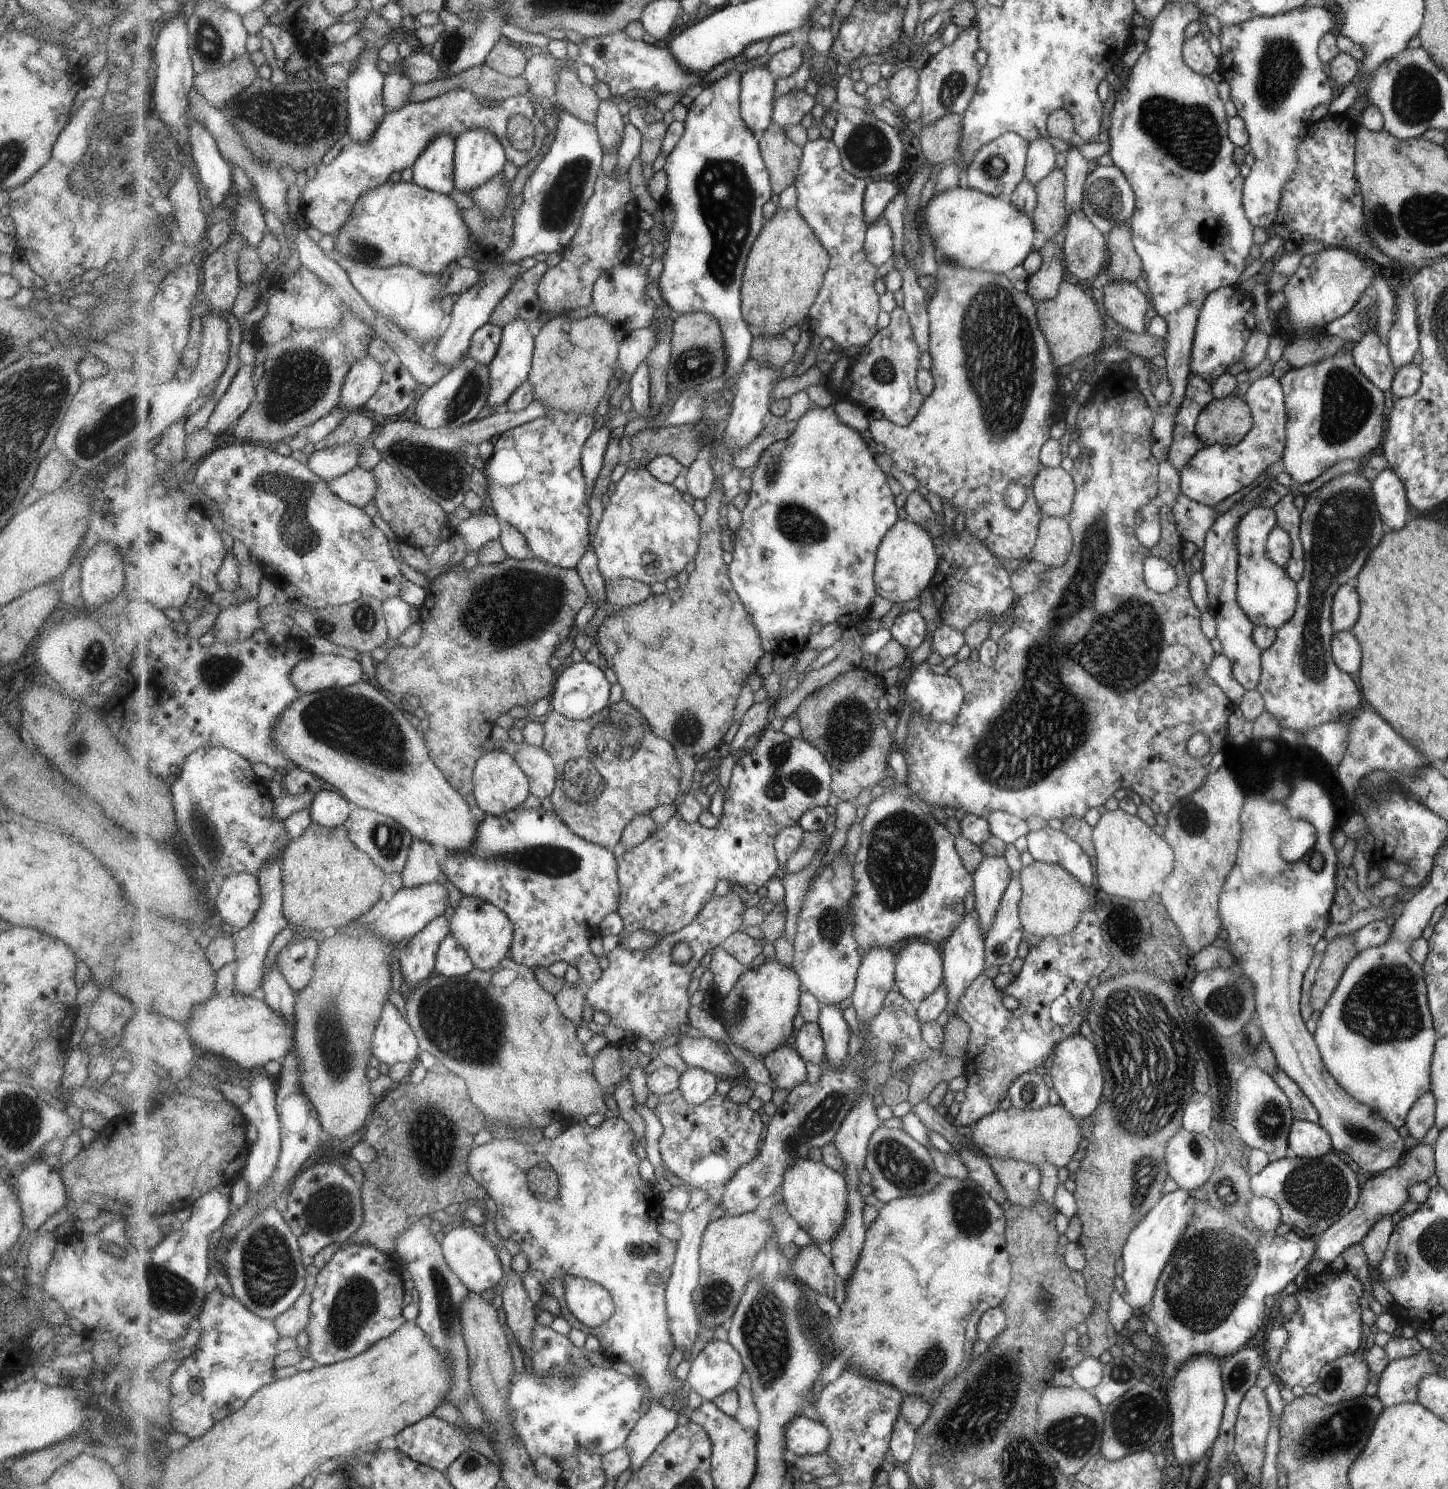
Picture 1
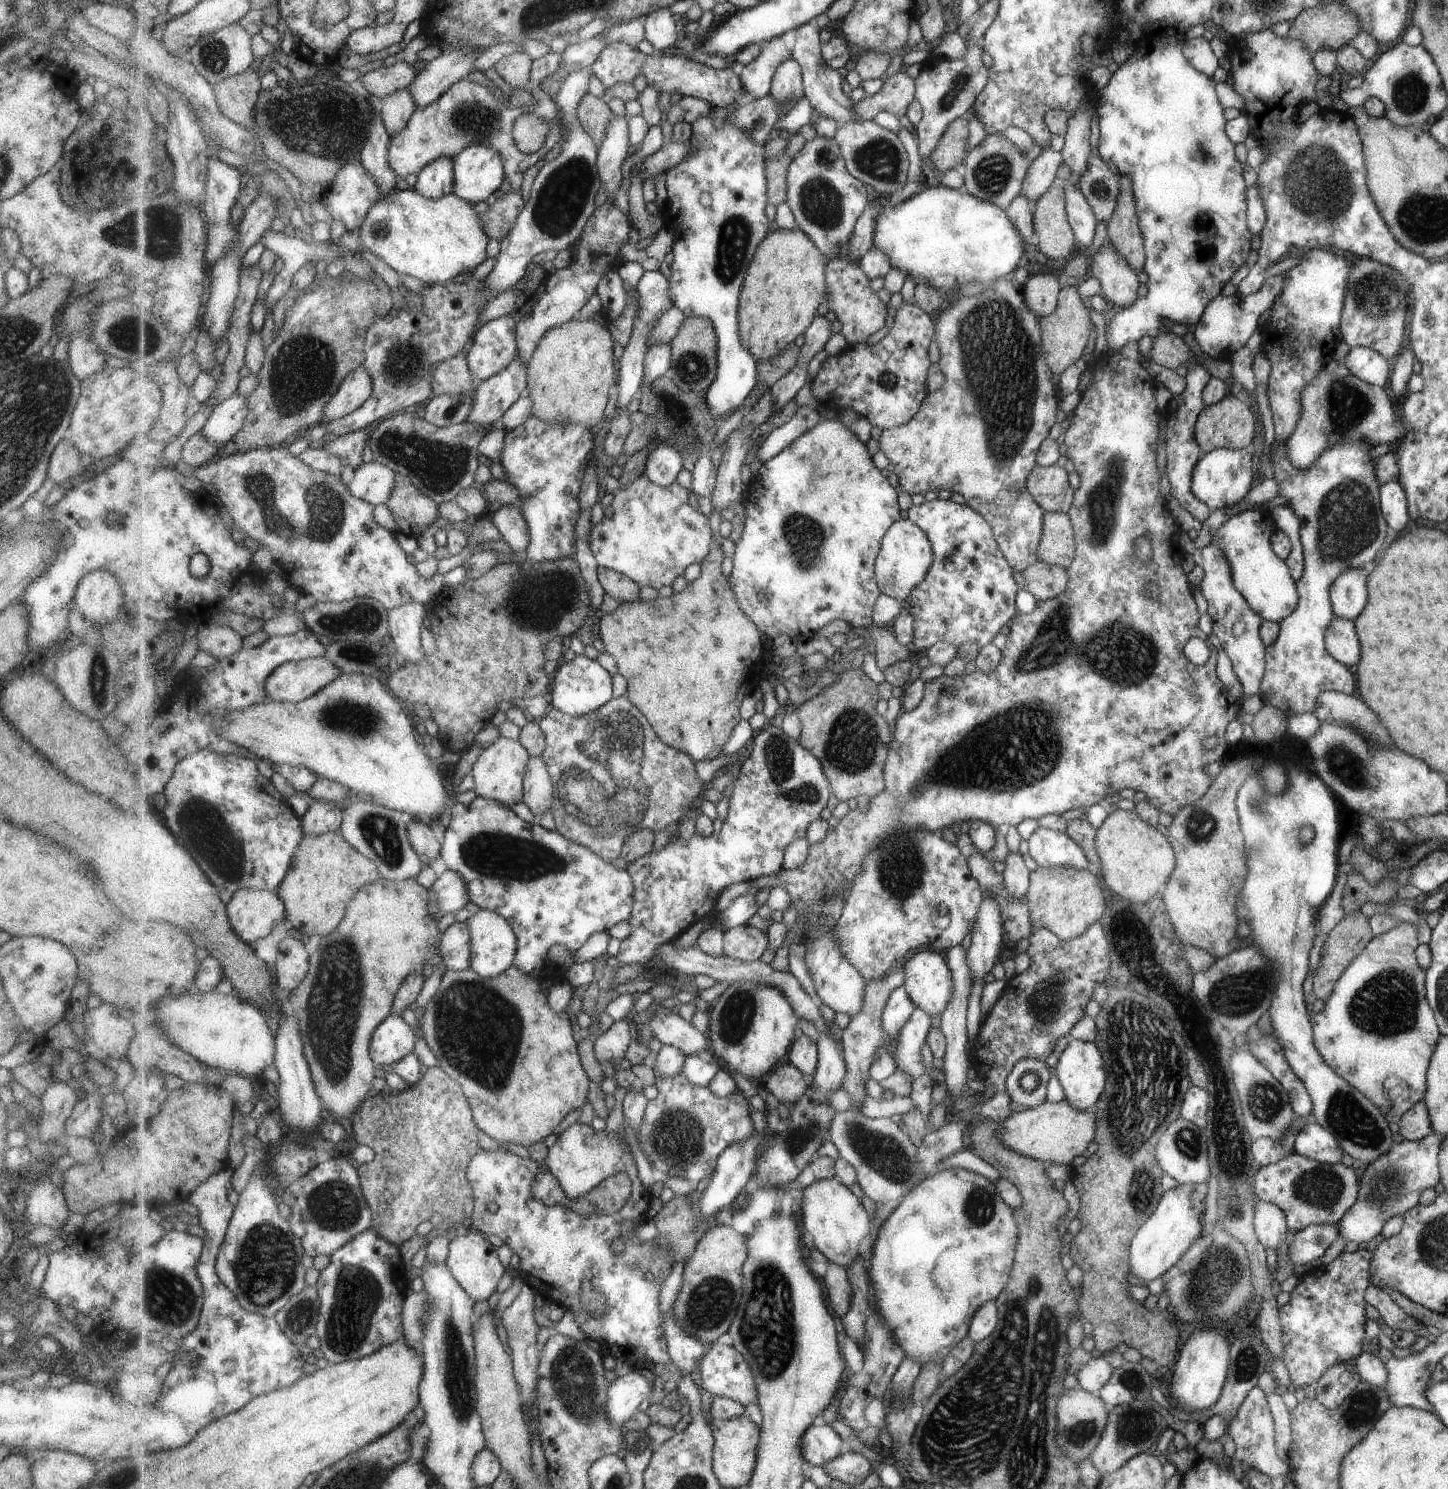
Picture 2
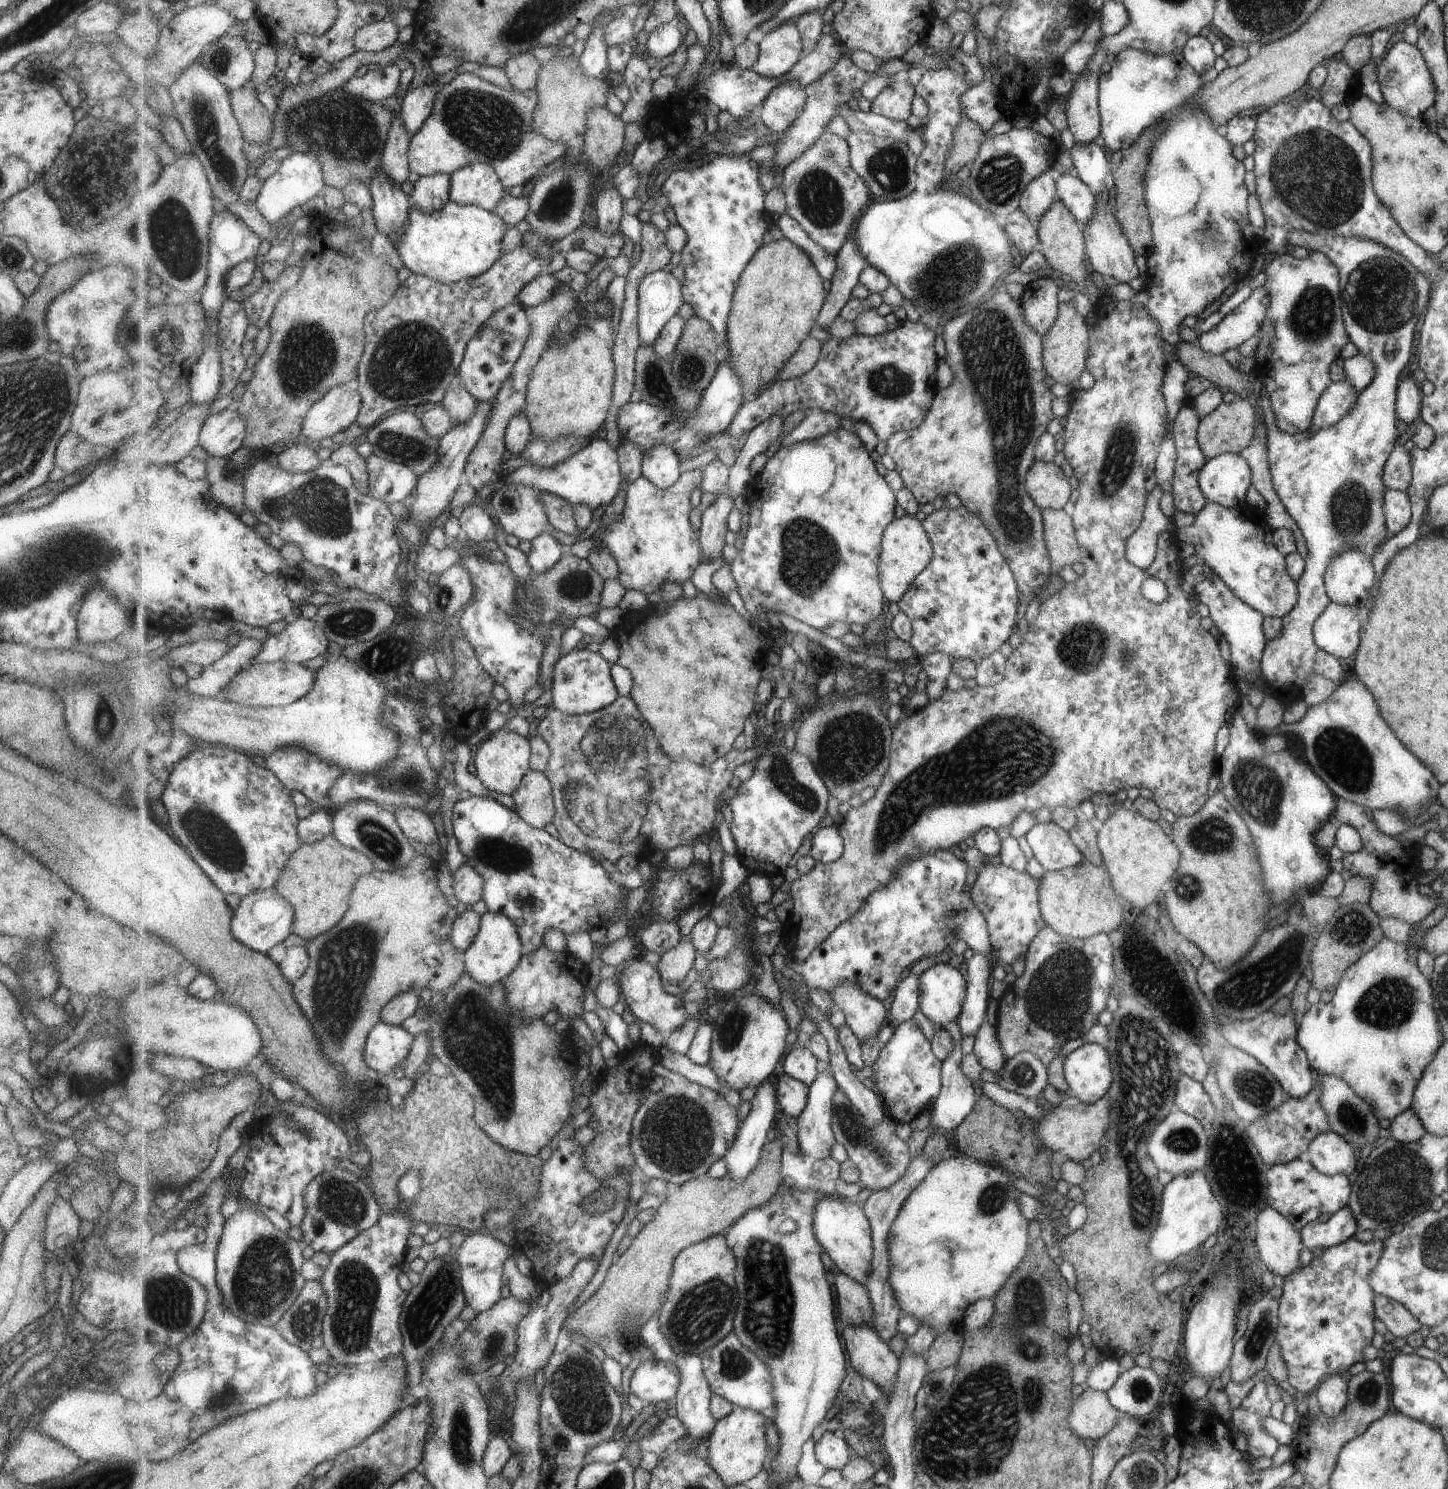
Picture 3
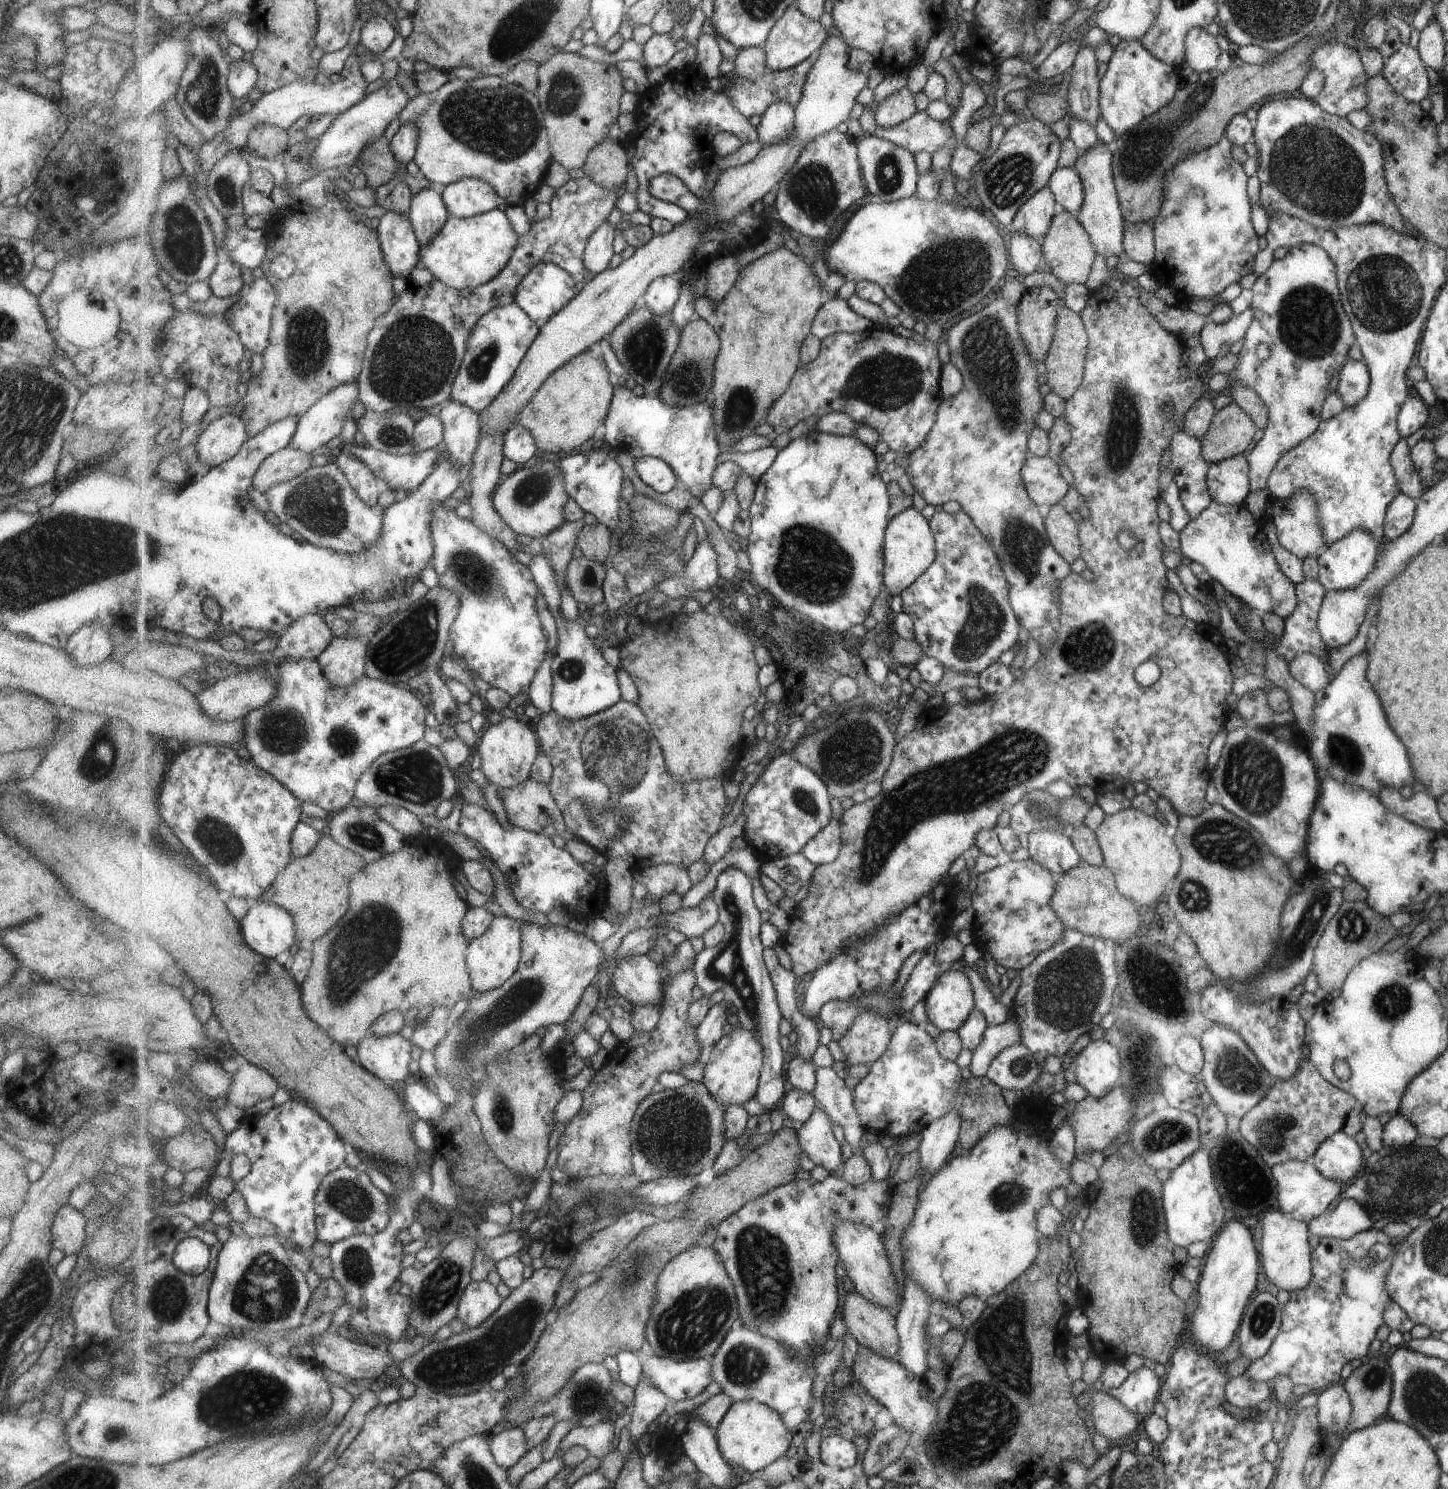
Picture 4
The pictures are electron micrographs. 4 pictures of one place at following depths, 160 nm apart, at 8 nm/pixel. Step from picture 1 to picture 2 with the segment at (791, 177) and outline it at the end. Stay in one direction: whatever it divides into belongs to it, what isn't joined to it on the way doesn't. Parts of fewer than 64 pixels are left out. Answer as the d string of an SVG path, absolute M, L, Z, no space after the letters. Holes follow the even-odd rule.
M784 149L766 162L768 172L768 204L779 206L788 200L788 170L794 158L789 158Z

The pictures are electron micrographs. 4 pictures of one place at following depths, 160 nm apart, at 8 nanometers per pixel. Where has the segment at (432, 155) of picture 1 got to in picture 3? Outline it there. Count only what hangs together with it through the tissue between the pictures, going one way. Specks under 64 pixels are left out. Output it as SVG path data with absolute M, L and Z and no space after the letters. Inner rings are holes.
M435 174L421 177L414 184L414 191L410 197L411 207L431 214L449 204L450 192L451 175Z

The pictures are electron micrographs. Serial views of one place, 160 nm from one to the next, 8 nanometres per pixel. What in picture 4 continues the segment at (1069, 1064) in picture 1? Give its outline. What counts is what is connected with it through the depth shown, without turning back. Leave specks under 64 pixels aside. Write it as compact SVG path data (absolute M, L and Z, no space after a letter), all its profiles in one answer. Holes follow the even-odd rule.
M1105 1040L1089 1041L1074 1057L1076 1083L1091 1096L1105 1096L1117 1082L1119 1076L1119 1056L1117 1047Z

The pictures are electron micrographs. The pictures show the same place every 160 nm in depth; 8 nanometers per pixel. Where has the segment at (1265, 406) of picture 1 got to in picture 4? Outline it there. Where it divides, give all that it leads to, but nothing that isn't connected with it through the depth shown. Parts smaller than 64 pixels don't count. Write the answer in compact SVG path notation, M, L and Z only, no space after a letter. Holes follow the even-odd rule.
M1242 455L1210 464L1205 482L1212 500L1222 505L1243 505L1250 492L1248 468L1248 459Z

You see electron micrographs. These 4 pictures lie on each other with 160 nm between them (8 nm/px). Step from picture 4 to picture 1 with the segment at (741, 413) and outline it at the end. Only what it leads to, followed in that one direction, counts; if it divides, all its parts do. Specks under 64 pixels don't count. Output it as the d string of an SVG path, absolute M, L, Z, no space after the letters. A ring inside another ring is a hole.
M777 206L774 216L765 223L764 230L753 245L744 272L742 313L749 326L759 328L765 337L782 335L789 328L799 326L809 318L810 310L824 286L831 264L832 254L825 248L808 220L805 220L804 214L797 207L784 209Z

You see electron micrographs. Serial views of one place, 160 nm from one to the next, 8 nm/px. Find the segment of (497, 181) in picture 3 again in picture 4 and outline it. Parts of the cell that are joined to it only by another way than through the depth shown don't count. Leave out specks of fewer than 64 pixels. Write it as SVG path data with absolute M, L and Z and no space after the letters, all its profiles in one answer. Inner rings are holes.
M473 177L447 185L442 195L451 216L461 218L491 212L501 200L492 184Z

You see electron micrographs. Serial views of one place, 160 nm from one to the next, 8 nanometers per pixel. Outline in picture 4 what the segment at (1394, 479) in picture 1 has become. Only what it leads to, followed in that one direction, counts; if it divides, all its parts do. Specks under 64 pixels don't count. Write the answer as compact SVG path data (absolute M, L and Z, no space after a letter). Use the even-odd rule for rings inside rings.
M1399 493L1385 511L1384 535L1385 541L1395 540L1403 535L1415 519L1416 501L1403 493Z

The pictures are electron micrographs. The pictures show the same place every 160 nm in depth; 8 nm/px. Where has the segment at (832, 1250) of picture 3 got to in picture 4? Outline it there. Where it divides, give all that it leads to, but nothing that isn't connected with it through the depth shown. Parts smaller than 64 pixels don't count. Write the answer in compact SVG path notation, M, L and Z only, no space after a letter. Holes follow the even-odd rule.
M847 1221L841 1225L838 1224L834 1241L840 1252L841 1264L853 1280L857 1292L865 1296L867 1300L873 1301L897 1315L903 1308L904 1289L899 1288L899 1282L891 1268L889 1254L881 1240L881 1234L877 1234L873 1228L865 1226L863 1223Z

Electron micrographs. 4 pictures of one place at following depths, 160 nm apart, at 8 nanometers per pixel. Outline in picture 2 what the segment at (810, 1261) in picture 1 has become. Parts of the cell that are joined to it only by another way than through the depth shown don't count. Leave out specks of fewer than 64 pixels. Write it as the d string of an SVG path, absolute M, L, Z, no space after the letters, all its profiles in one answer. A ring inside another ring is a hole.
M830 1261L827 1263L827 1271L823 1279L825 1279L827 1292L829 1292L829 1306L840 1313L841 1317L847 1315L852 1307L854 1295L848 1269Z

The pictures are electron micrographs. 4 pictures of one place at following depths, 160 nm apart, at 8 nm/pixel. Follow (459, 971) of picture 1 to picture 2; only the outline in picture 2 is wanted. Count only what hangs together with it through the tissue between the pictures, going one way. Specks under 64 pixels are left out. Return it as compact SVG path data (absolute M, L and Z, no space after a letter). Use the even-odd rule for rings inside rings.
M467 920L448 926L443 932L440 950L447 970L471 969L472 934Z

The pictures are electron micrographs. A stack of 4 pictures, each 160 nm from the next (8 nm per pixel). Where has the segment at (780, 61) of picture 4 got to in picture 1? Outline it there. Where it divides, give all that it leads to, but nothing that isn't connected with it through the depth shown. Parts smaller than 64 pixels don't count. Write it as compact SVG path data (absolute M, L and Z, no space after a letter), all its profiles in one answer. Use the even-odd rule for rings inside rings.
M767 65L753 67L742 76L742 114L748 125L758 134L762 134L773 123L776 84L777 76Z

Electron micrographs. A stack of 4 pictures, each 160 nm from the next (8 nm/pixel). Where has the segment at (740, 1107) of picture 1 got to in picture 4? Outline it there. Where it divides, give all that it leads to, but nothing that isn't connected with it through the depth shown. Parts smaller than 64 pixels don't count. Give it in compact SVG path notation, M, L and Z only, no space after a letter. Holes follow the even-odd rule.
M688 1082L678 1089L659 1089L649 1095L640 1104L637 1114L632 1120L634 1174L641 1182L644 1182L654 1181L658 1178L694 1175L705 1168L711 1168L728 1139L726 1137L727 1125L724 1119L727 1109L727 1106L721 1105L709 1092L703 1082Z

